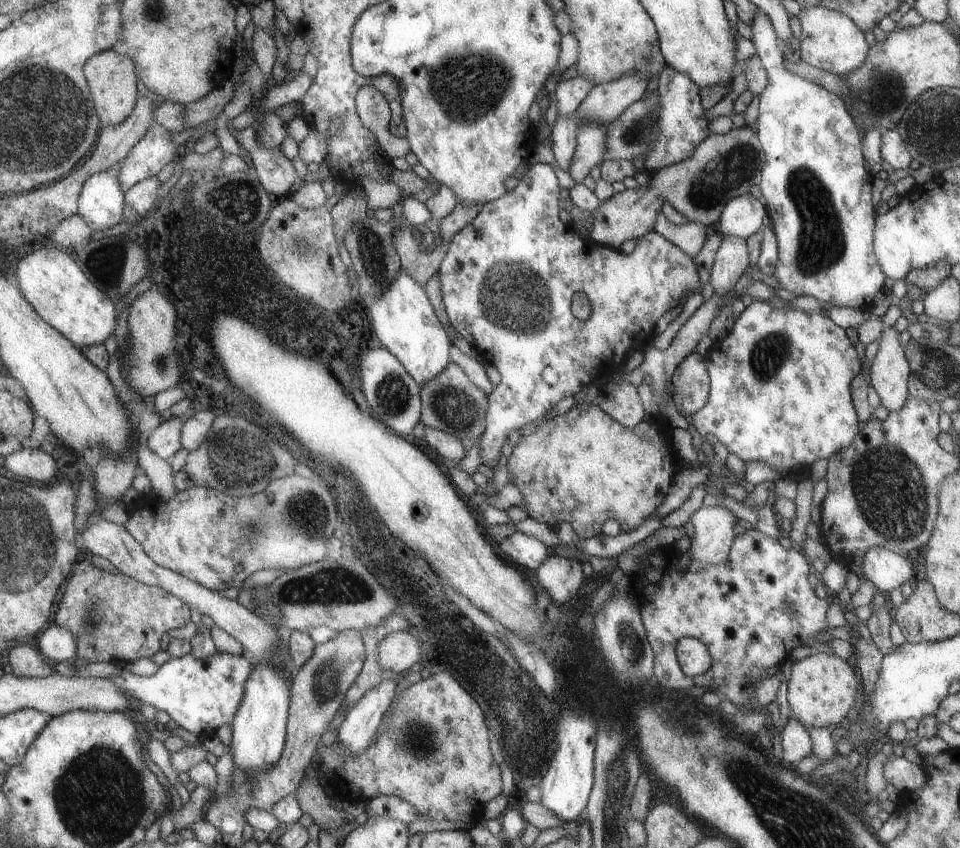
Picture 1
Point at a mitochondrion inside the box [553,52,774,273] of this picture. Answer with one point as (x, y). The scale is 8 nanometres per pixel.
(734, 169)

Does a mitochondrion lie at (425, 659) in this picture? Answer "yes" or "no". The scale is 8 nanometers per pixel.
no

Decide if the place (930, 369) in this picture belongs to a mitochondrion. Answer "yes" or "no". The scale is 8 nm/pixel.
yes

